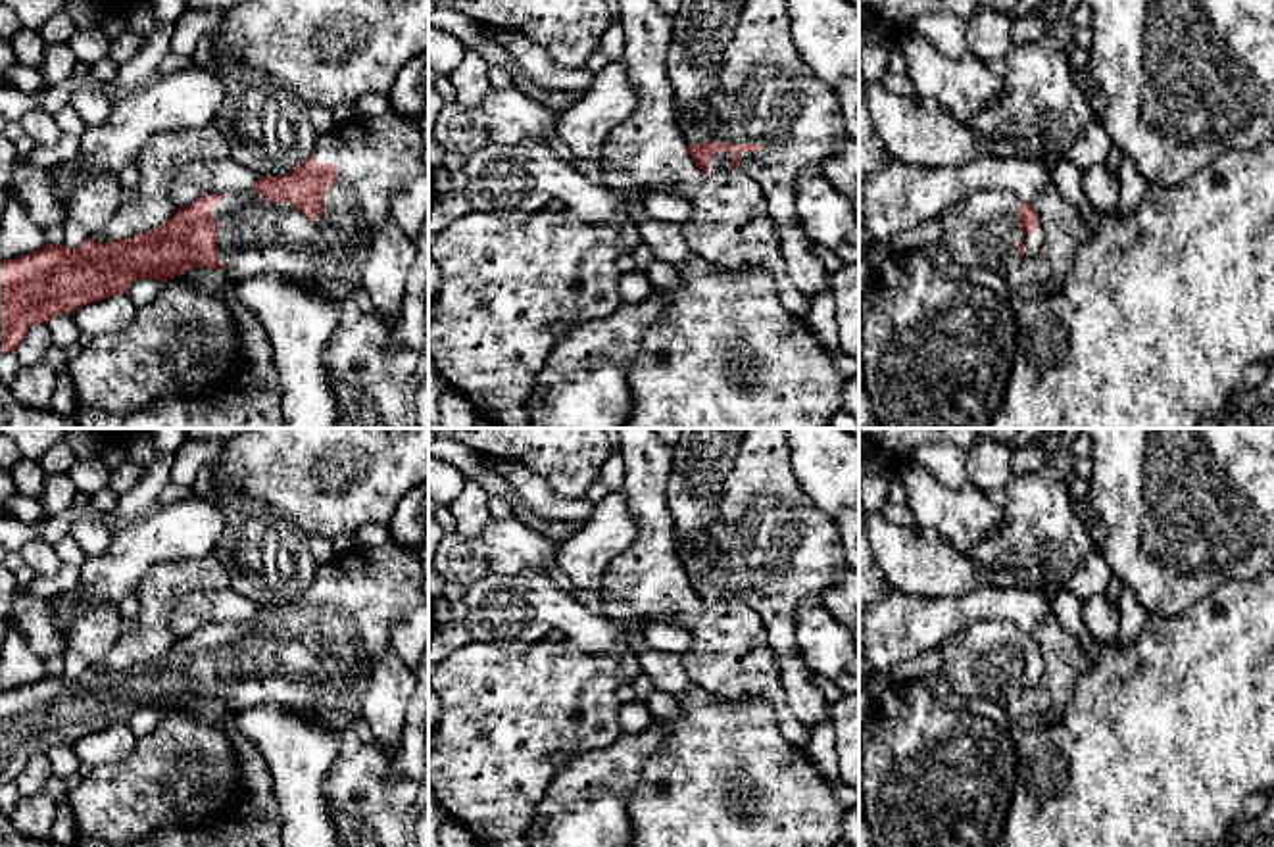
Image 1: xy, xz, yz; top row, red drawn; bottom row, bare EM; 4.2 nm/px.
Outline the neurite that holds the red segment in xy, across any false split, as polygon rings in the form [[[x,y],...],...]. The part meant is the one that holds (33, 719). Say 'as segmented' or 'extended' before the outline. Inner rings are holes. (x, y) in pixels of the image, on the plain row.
extended; [[[396,542],[357,545],[319,565],[313,586],[292,603],[259,607],[250,620],[204,626],[156,661],[106,674],[88,668],[81,678],[46,674],[0,691],[0,784],[15,782],[33,755],[121,726],[136,709],[165,713],[194,697],[223,701],[234,713],[277,703],[342,736],[361,716],[373,661],[390,649],[392,628],[421,605],[423,578],[417,549]]]

